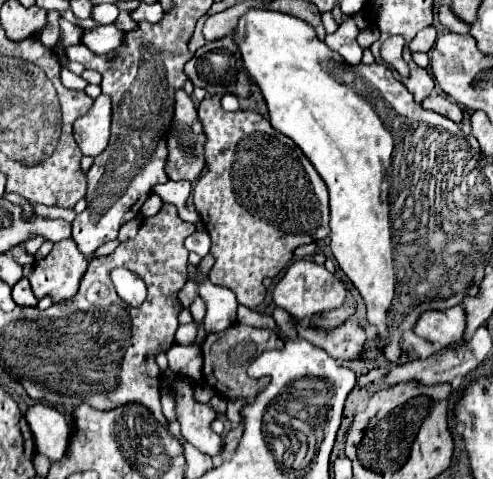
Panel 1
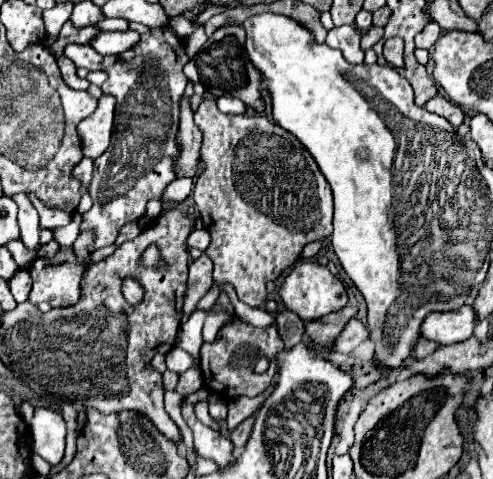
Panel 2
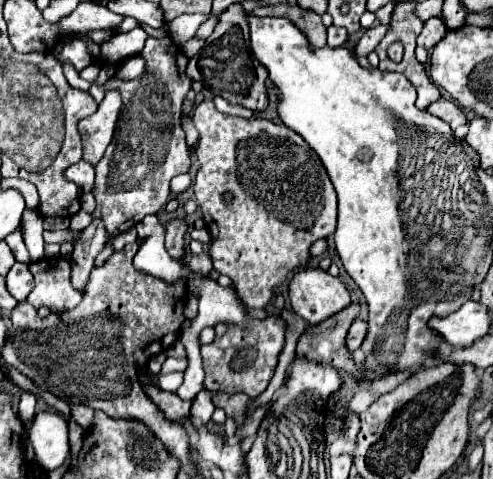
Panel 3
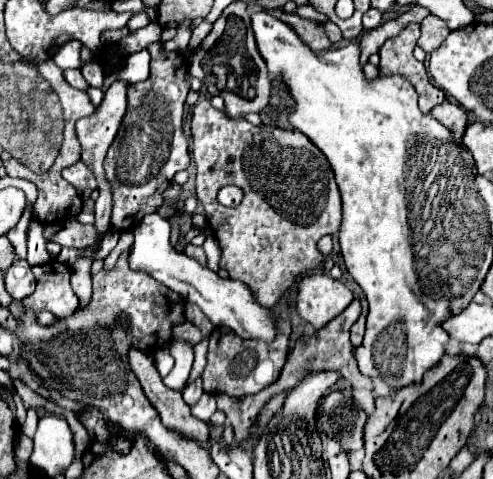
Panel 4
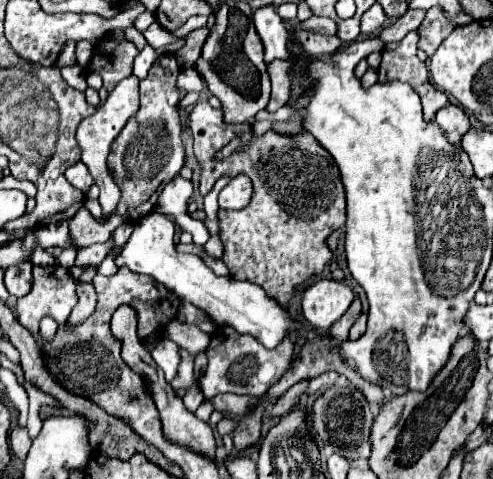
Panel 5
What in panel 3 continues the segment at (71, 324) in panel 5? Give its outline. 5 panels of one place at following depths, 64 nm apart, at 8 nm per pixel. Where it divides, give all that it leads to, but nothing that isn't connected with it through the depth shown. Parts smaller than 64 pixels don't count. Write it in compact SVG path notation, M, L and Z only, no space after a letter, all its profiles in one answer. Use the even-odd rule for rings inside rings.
M108 90L104 100L100 102L98 110L78 122L78 132L82 136L84 158L88 164L96 166L104 156L108 144L112 142L116 122L122 108L122 96L118 90ZM96 218L88 228L84 228L82 238L74 246L72 254L72 286L84 294L90 270L94 266L94 258L106 246L106 228L104 220Z

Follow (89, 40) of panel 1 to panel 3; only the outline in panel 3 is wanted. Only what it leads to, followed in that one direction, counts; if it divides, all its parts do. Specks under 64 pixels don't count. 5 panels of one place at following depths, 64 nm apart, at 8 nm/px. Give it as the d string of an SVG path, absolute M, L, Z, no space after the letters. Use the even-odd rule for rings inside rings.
M134 28L126 34L118 34L118 36L110 38L106 44L102 44L104 62L116 64L116 62L126 60L128 56L140 54L142 48L144 48L146 38L148 38L148 34L142 28Z

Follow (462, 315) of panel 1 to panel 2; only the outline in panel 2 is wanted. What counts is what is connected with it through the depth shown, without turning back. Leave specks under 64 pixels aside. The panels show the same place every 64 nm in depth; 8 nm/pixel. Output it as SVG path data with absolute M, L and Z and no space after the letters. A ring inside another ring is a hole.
M464 304L454 312L432 312L422 324L422 336L444 346L460 344L474 336L476 322L476 310L470 304Z

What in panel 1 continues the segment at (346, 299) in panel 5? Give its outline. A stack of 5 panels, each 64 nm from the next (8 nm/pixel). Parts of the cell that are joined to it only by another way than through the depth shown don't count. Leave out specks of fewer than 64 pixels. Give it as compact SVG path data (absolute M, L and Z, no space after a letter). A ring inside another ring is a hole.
M296 260L284 274L284 278L274 286L274 304L288 310L298 322L308 322L310 316L322 314L334 308L340 308L346 298L344 284L330 274L324 266L318 266L312 260Z

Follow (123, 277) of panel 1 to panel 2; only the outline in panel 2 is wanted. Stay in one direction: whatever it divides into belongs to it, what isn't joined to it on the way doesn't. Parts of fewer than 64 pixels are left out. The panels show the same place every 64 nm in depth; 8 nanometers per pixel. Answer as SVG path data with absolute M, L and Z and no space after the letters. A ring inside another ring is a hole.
M128 277L123 280L122 292L124 292L124 298L128 302L140 302L142 300L142 288L140 284L136 284L136 280Z

